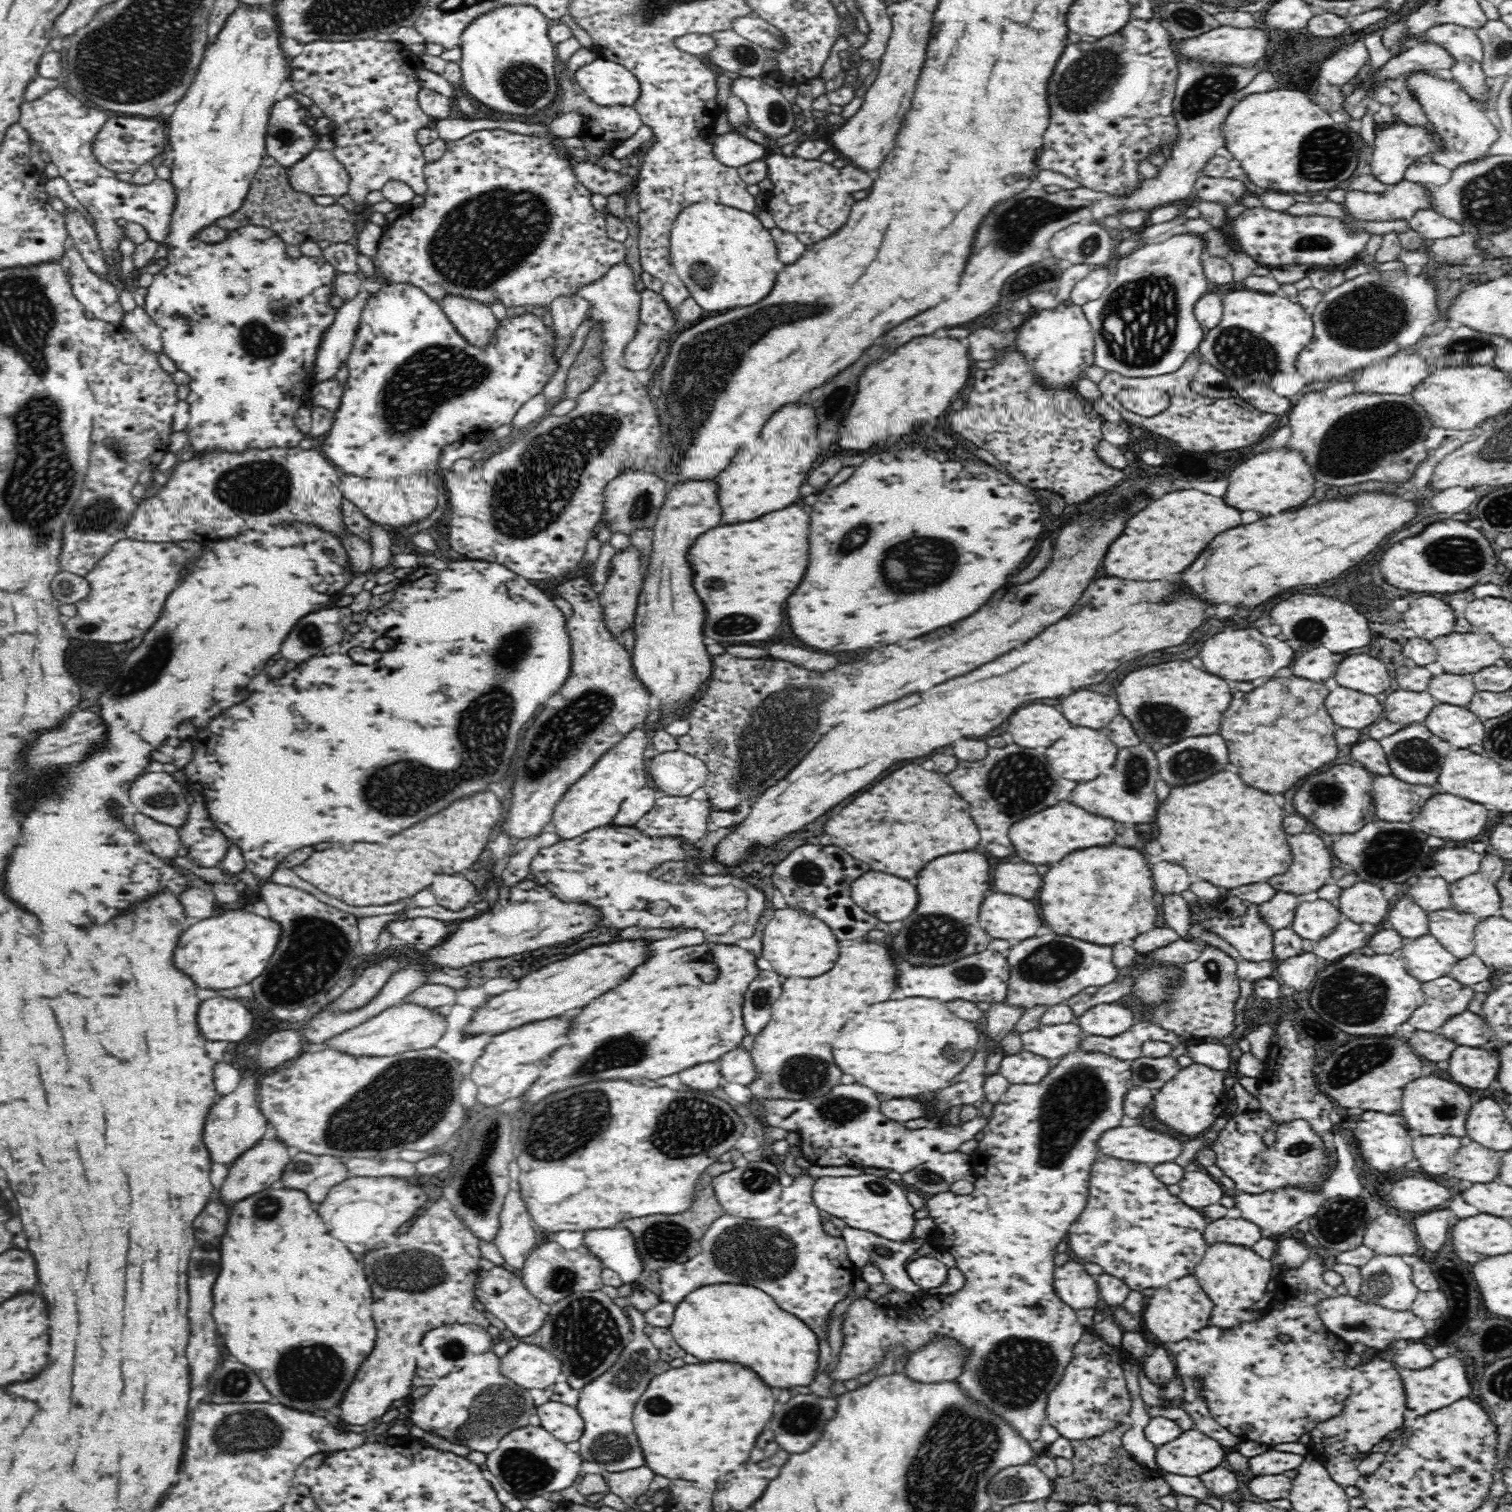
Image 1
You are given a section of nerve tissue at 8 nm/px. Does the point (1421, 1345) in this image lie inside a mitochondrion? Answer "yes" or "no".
no

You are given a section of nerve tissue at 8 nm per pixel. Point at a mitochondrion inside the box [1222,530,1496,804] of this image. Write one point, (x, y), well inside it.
(1463, 556)

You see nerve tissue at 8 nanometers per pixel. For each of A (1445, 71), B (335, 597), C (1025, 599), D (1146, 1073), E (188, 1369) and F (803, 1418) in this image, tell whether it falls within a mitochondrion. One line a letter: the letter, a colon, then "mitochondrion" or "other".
A: other
B: other
C: other
D: mitochondrion
E: other
F: mitochondrion

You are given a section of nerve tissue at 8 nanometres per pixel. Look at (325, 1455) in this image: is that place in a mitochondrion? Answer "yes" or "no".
no

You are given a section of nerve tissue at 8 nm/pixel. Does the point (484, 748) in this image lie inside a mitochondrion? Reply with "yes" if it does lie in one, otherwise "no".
yes

